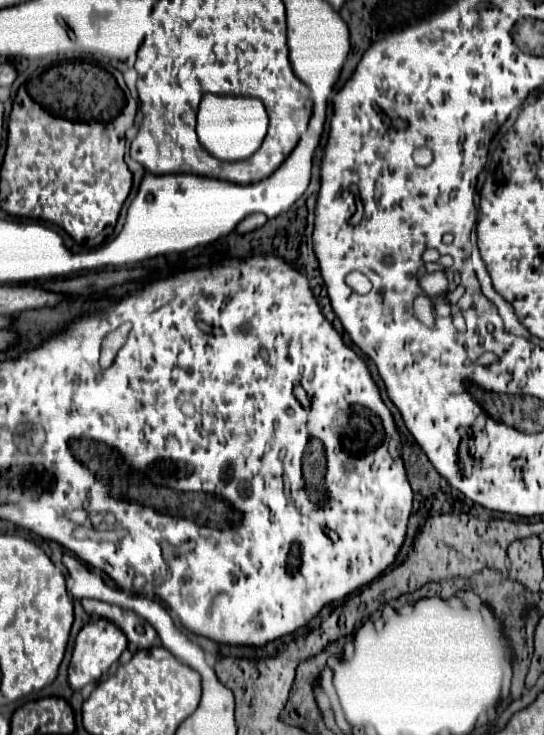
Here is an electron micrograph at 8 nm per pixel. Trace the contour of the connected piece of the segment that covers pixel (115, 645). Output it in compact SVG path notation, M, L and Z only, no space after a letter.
M93 619L89 625L85 625L77 639L75 639L75 647L73 647L73 657L71 657L71 663L69 663L69 687L73 691L79 691L81 687L89 685L89 683L95 683L99 681L109 669L111 665L117 663L119 655L127 649L127 639L125 635L119 631L119 627L115 627L111 621L107 619Z

